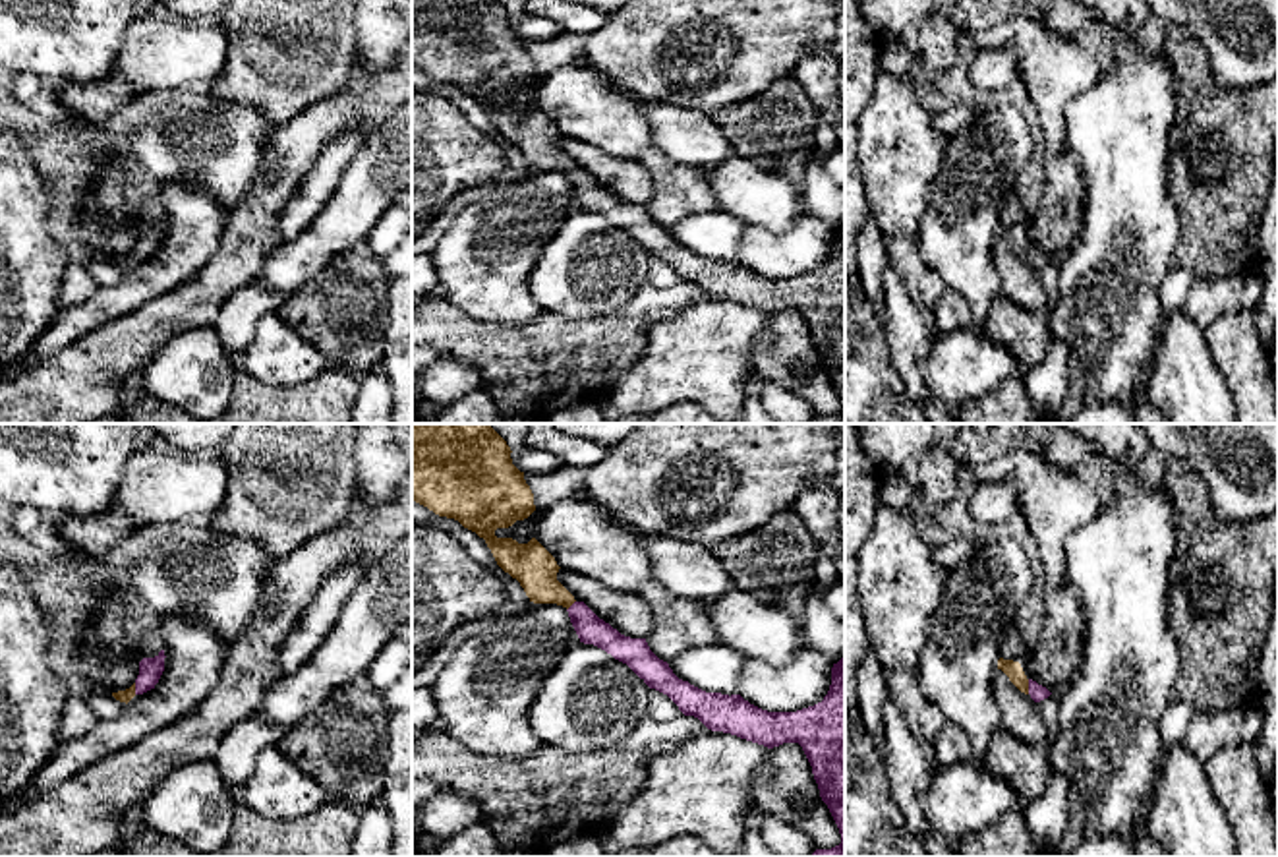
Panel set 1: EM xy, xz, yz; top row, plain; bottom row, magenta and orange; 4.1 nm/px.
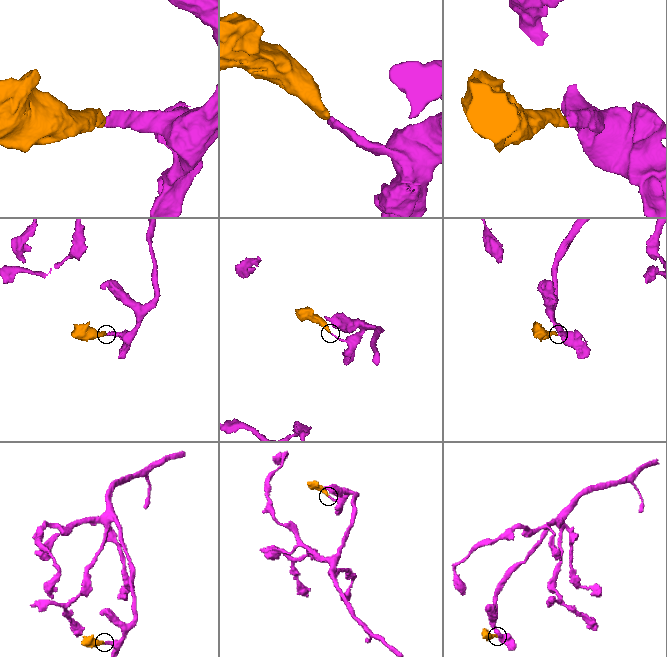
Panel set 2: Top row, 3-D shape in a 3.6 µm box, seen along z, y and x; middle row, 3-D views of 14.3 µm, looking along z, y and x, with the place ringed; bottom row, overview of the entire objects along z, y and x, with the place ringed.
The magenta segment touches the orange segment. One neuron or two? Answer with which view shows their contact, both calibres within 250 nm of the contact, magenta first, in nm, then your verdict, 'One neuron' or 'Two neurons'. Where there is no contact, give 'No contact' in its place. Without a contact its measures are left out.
Touches magenta in yz. Thickness 70 nm (magenta) against 70 nm. One neuron

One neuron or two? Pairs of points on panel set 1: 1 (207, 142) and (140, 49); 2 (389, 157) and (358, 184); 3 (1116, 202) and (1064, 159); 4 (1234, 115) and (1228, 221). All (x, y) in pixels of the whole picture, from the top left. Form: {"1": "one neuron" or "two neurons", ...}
{"1": "one neuron", "2": "one neuron", "3": "two neurons", "4": "one neuron"}

